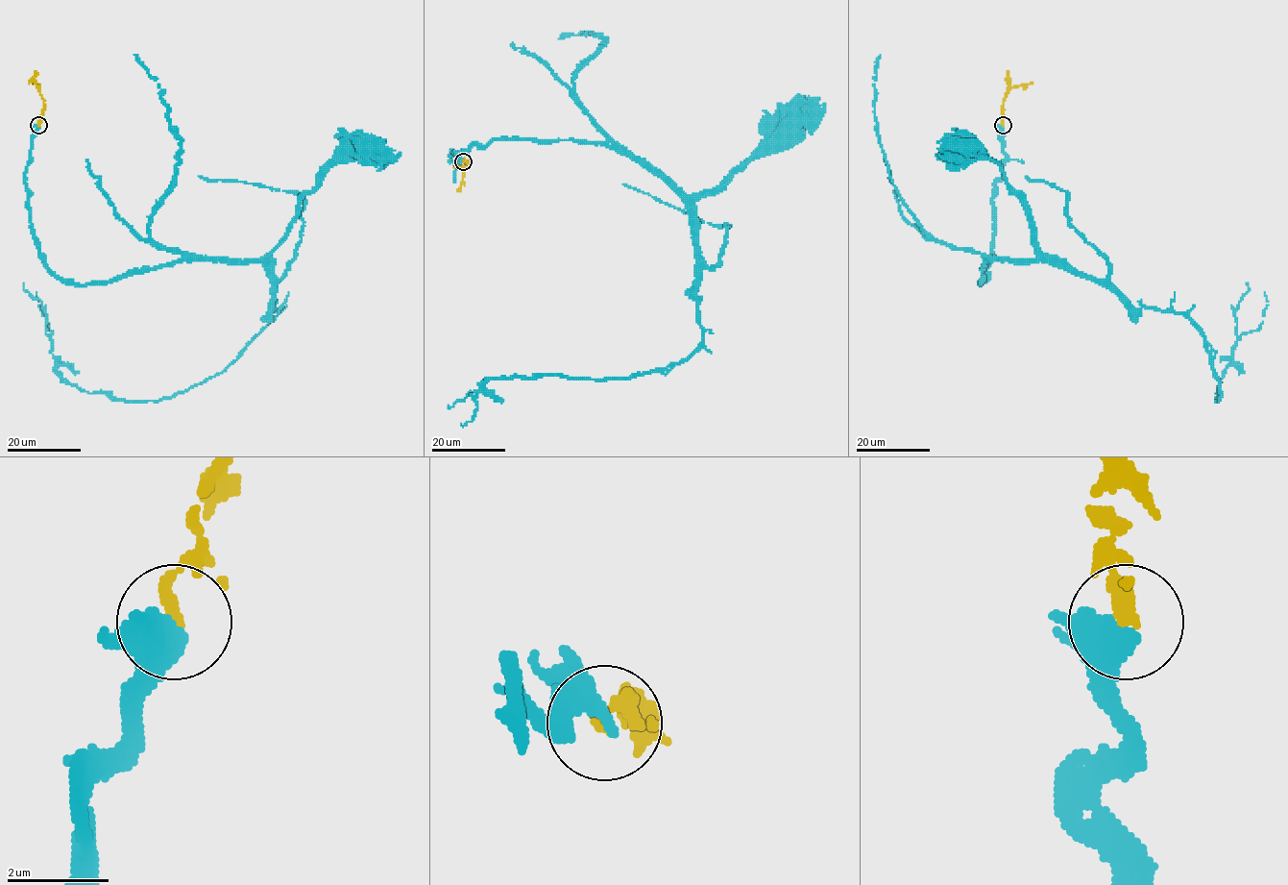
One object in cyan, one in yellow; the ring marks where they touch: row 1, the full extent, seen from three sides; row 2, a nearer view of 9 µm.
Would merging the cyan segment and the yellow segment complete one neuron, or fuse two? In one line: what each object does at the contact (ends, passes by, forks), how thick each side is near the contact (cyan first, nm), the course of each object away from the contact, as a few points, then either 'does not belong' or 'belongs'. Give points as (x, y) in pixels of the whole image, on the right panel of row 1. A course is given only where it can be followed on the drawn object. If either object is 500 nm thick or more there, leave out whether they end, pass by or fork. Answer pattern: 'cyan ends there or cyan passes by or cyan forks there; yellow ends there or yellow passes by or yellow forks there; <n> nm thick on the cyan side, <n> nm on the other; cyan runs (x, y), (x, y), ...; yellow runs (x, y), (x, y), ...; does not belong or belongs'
cyan passes by; yellow ends there; 360 nm thick on the cyan side, 280 nm on the other; cyan runs (1003, 126), (992, 254), (980, 283), (988, 259), (1032, 260), (1036, 247), (1000, 165), (972, 150); yellow runs (1003, 125), (1003, 101), (1007, 92), (1032, 83); belongs

